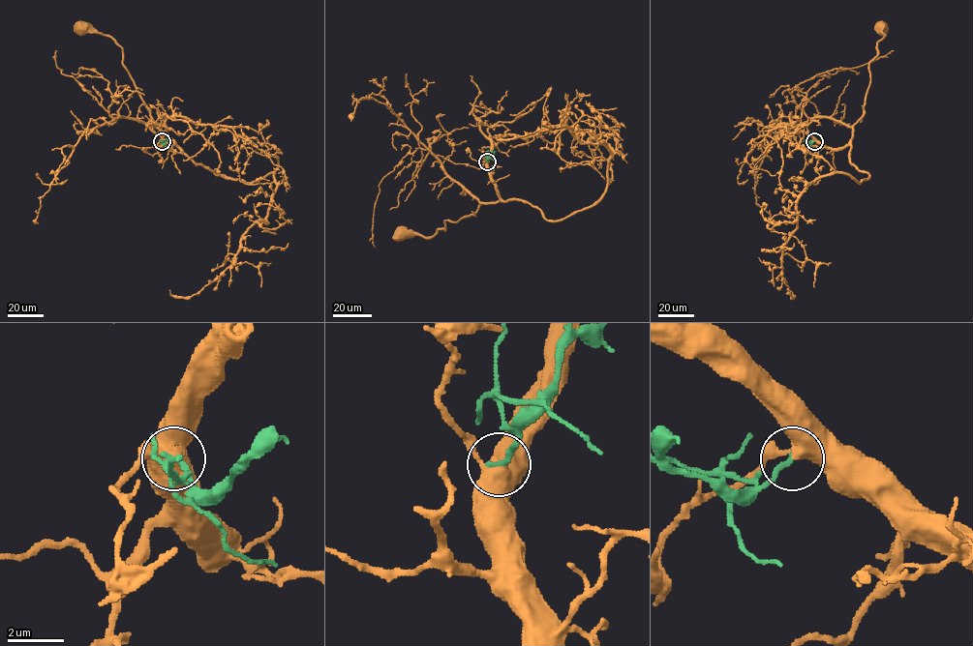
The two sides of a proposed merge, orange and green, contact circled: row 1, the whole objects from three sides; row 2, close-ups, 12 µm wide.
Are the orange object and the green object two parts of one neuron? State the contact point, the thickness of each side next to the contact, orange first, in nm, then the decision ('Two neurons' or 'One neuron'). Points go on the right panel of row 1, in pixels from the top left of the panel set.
Place: (814, 141). Thickness 550 nm (orange) against 190 nm. One neuron

